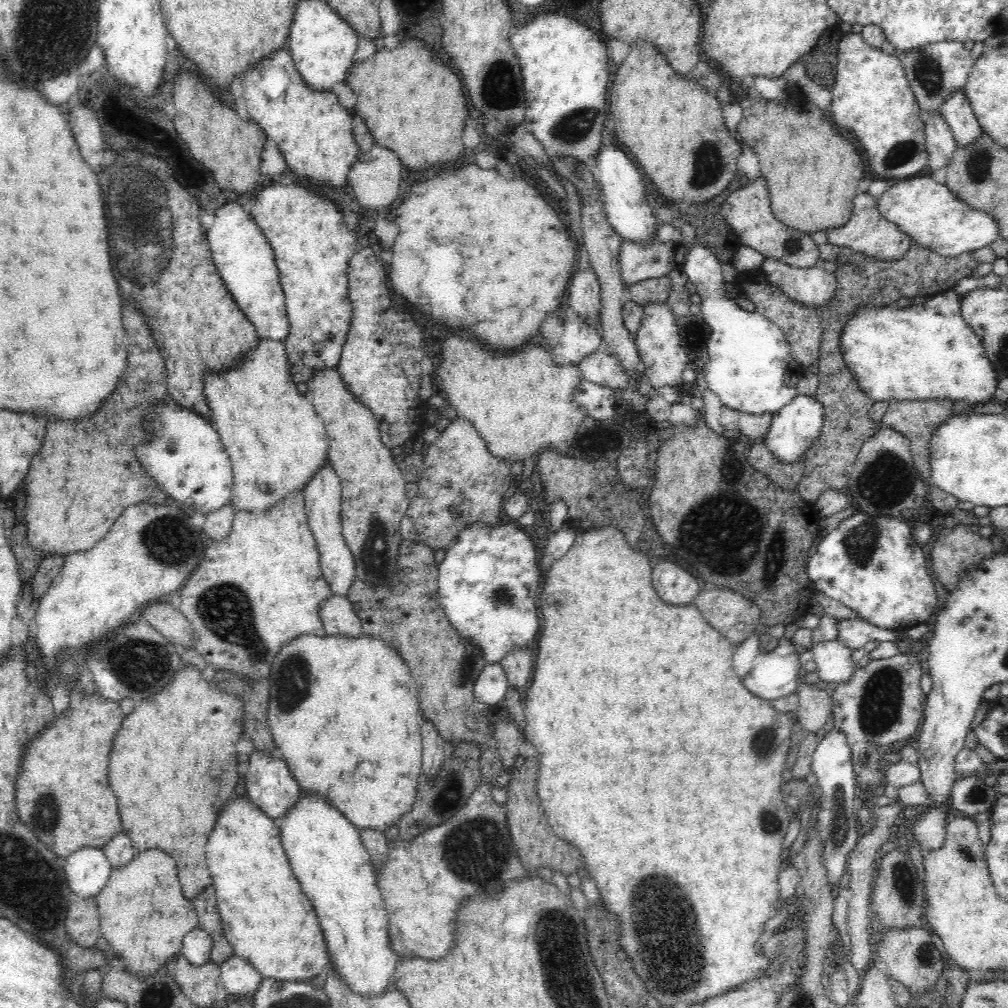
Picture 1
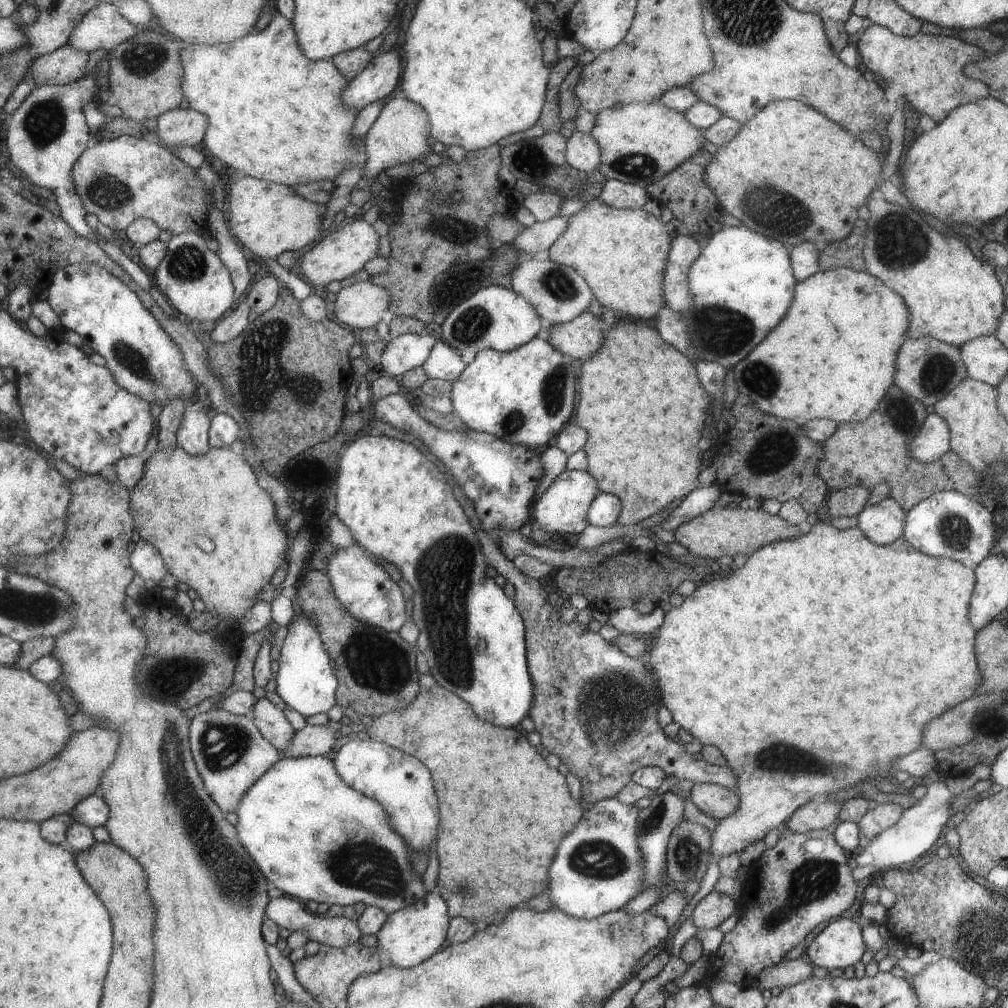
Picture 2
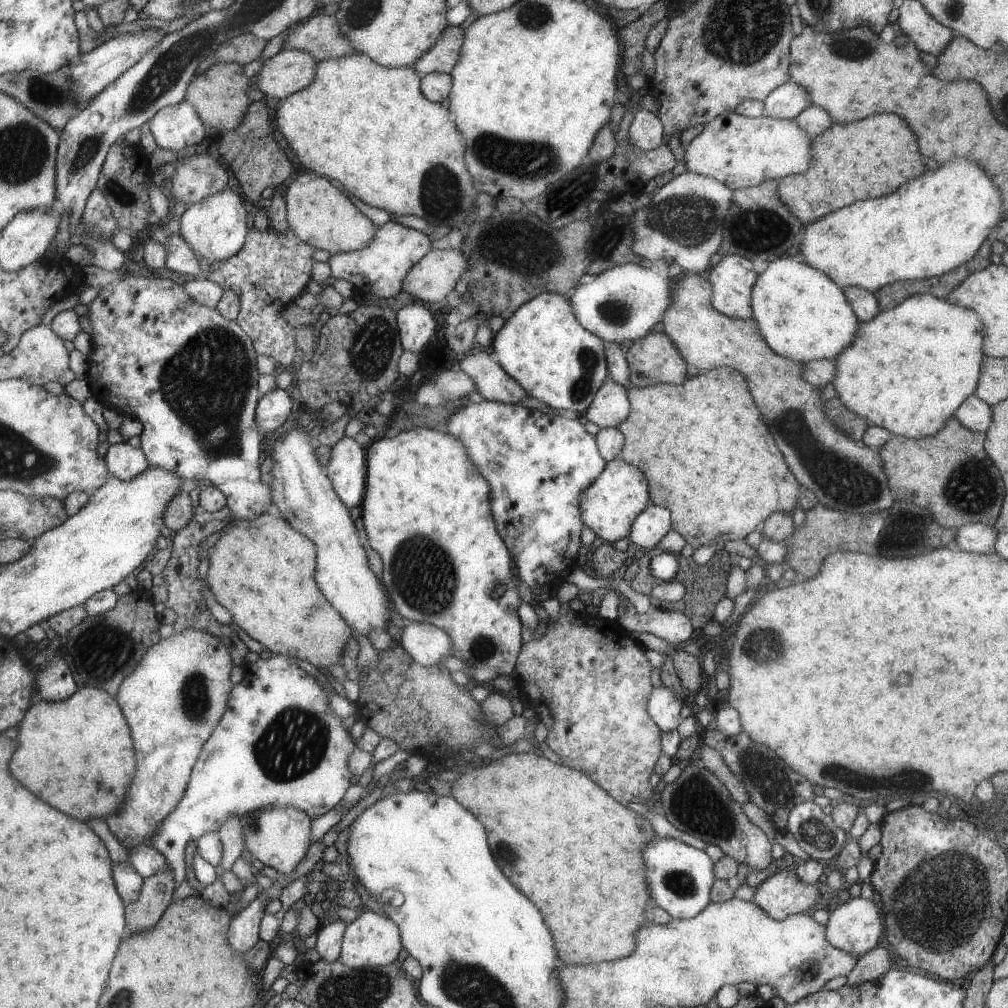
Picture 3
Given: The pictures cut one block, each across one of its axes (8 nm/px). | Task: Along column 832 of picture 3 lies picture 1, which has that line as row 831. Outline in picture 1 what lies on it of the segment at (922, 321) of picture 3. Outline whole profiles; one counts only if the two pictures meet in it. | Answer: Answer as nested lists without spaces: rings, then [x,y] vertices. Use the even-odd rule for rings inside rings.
[[[302,633],[304,636],[292,640],[288,646],[280,650],[280,654],[273,658],[272,668],[269,674],[269,704],[267,708],[267,723],[276,747],[281,752],[281,758],[286,762],[286,767],[290,768],[292,777],[296,779],[298,787],[302,791],[324,792],[322,797],[328,801],[359,830],[379,830],[384,832],[392,826],[397,826],[398,822],[412,809],[413,801],[416,798],[419,788],[419,779],[422,777],[423,767],[423,743],[420,732],[420,722],[423,716],[419,710],[419,692],[415,680],[412,678],[410,668],[407,667],[406,660],[399,654],[398,649],[387,644],[382,637],[370,636],[362,633],[357,636],[328,634],[328,638],[318,638],[312,633]]]

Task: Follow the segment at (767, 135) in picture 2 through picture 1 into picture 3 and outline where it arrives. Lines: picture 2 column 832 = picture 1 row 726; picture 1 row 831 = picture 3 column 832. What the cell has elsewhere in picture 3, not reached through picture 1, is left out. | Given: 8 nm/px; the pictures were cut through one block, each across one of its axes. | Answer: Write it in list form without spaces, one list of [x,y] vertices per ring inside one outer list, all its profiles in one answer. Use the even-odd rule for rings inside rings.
[[[874,114],[866,120],[850,122],[850,124],[832,124],[826,132],[822,132],[818,138],[814,138],[813,162],[808,172],[798,173],[800,176],[788,175],[779,179],[778,195],[780,199],[790,207],[790,212],[801,220],[804,227],[810,222],[816,222],[818,218],[834,212],[850,204],[852,200],[864,200],[864,198],[876,198],[884,192],[896,190],[902,182],[918,176],[924,170],[922,156],[918,152],[916,136],[908,128],[908,124],[898,118],[896,114]]]

